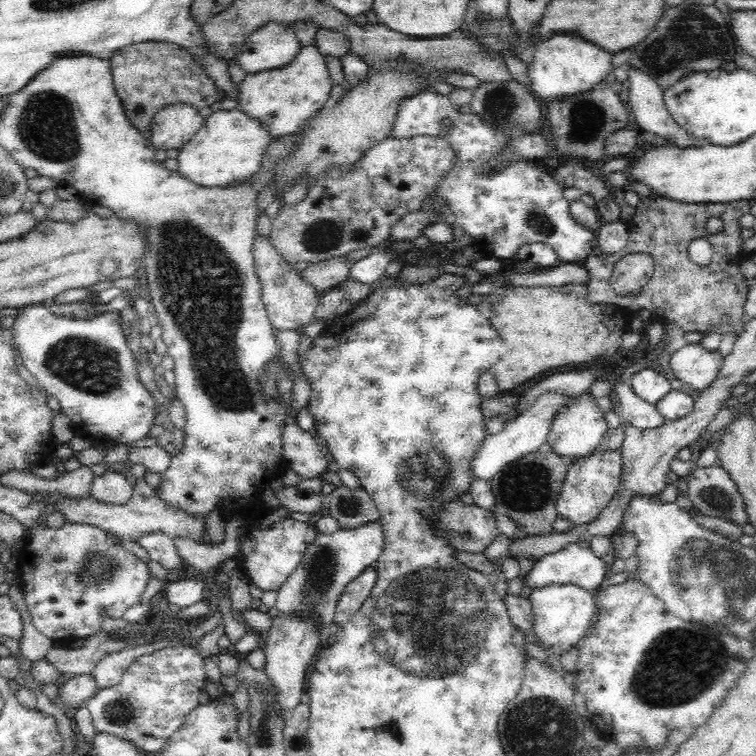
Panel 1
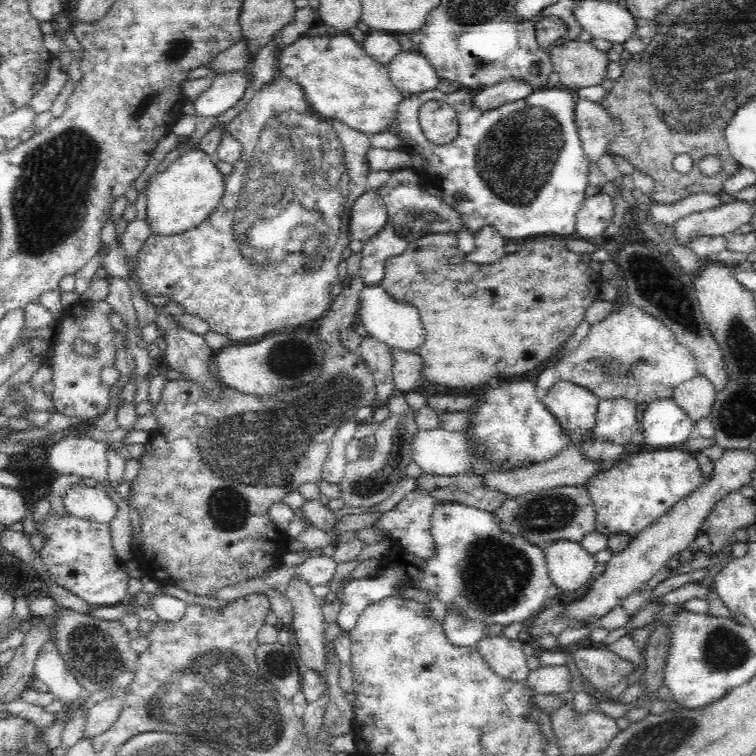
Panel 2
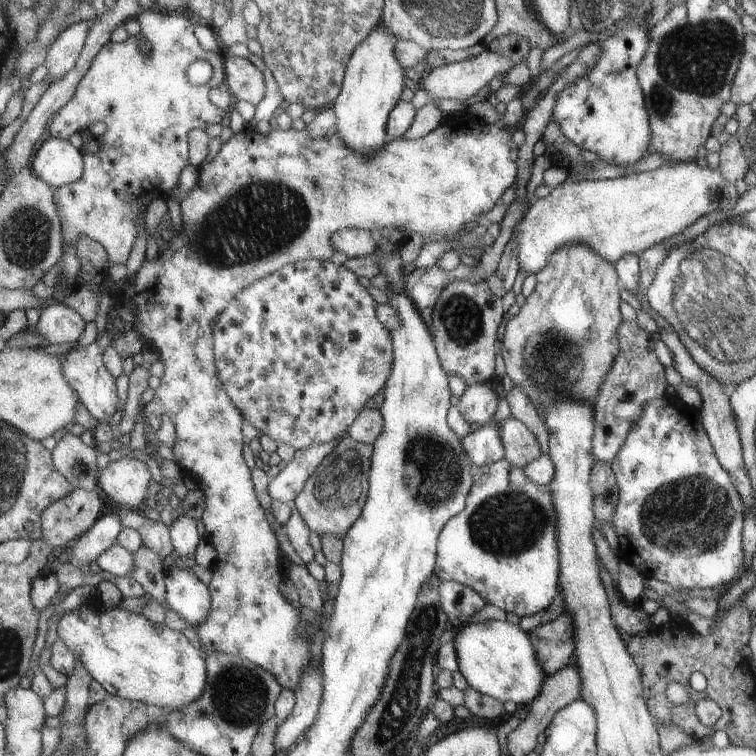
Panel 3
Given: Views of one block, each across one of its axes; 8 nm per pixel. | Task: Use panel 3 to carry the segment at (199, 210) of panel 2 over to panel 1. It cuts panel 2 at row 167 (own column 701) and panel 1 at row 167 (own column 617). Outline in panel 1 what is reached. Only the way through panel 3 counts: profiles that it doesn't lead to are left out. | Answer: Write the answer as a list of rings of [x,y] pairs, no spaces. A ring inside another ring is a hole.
[[[238,109],[213,112],[205,118],[198,132],[195,132],[195,135],[179,150],[176,158],[177,171],[184,178],[202,187],[224,187],[233,182],[245,182],[260,170],[266,148],[268,148],[273,138],[260,121],[253,119],[245,112]]]

